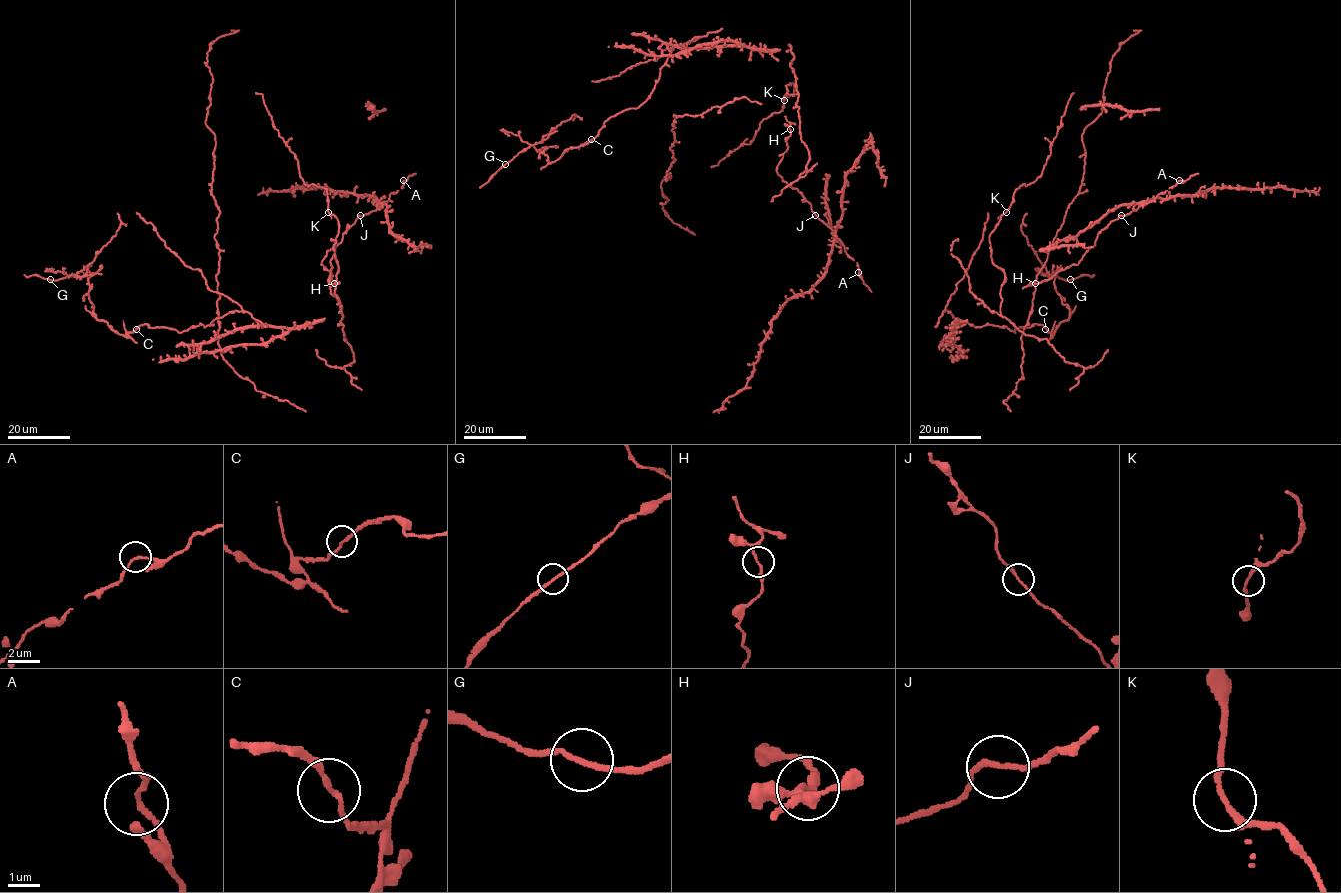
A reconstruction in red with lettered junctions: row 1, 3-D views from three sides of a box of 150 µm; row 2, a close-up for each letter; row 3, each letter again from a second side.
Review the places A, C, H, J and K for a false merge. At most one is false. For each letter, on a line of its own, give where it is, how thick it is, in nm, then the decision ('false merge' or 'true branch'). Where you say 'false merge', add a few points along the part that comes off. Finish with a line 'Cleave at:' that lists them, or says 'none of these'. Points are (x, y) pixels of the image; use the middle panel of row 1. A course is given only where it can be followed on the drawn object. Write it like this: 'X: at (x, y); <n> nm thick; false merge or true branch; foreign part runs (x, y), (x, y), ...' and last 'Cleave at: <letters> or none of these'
A: at (858, 272); 150 nm thick; true branch
C: at (591, 139); 150 nm thick; false merge; foreign part runs (591, 139), (551, 163), (544, 147), (538, 152), (531, 144), (575, 115), (573, 120)
H: at (790, 129); 170 nm thick; true branch
J: at (815, 215); 160 nm thick; true branch
K: at (784, 100); 150 nm thick; true branch
Cleave at: C

